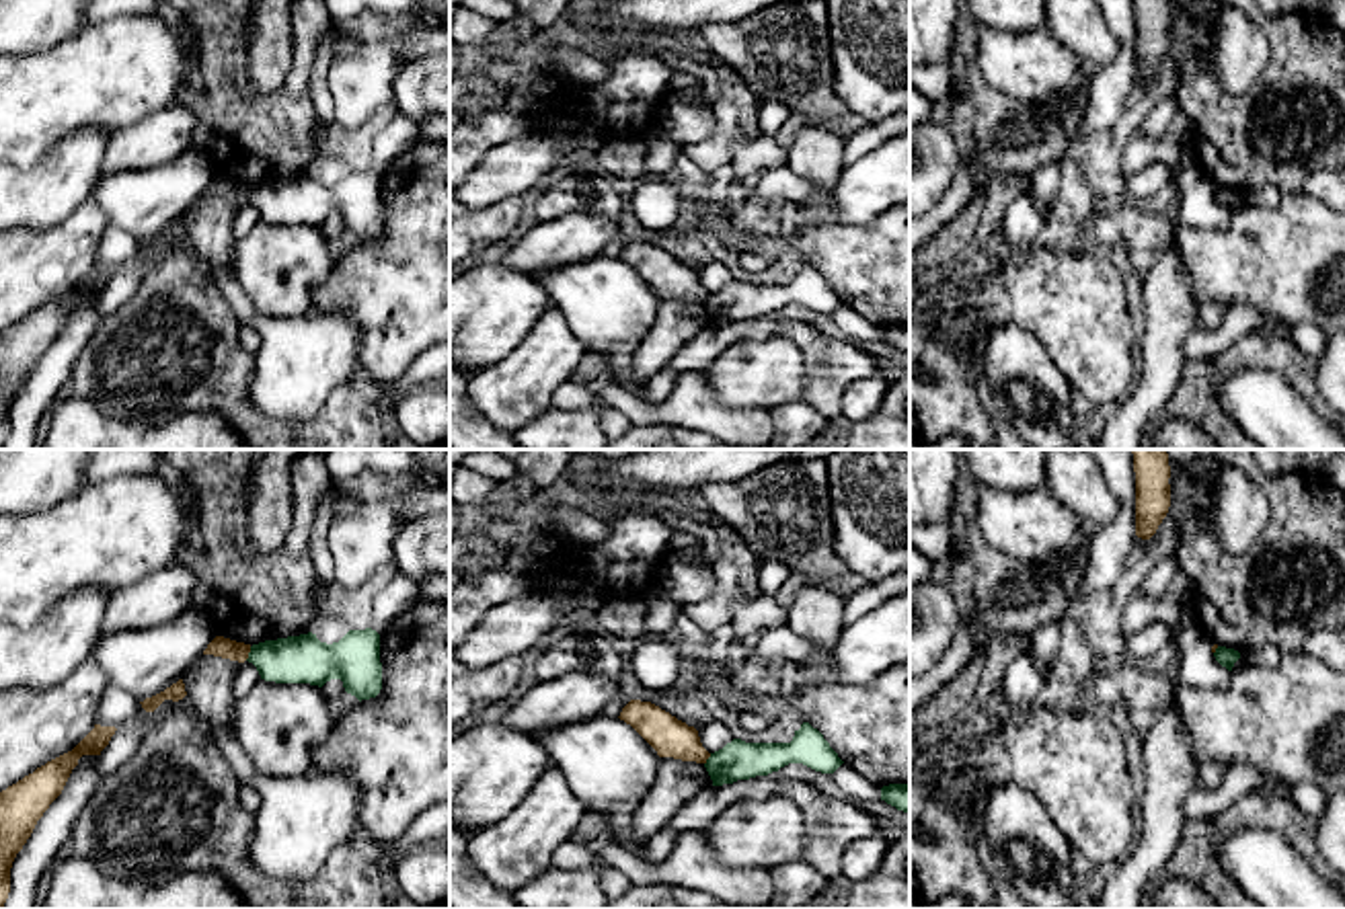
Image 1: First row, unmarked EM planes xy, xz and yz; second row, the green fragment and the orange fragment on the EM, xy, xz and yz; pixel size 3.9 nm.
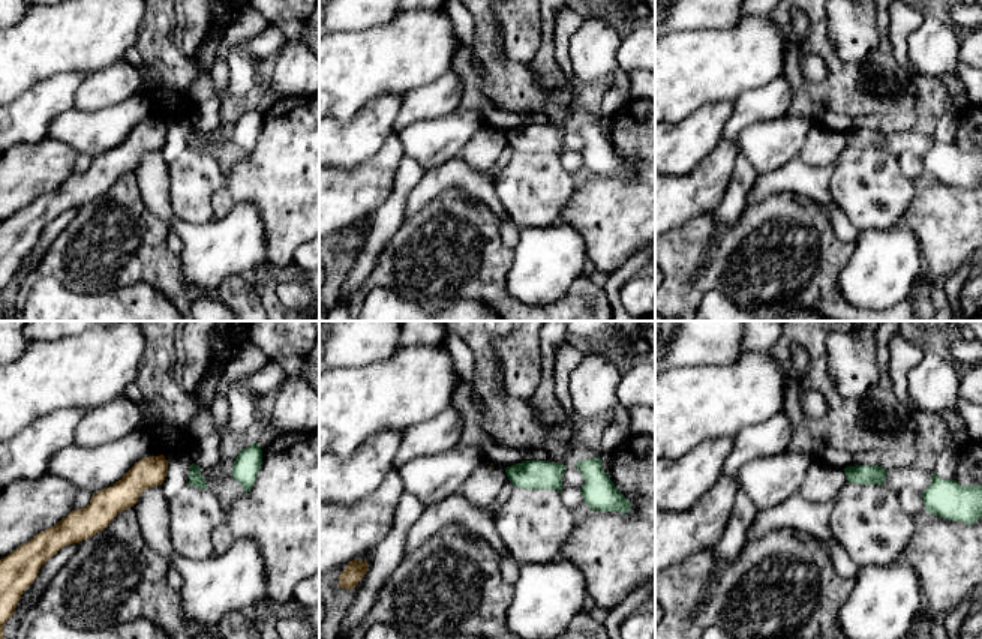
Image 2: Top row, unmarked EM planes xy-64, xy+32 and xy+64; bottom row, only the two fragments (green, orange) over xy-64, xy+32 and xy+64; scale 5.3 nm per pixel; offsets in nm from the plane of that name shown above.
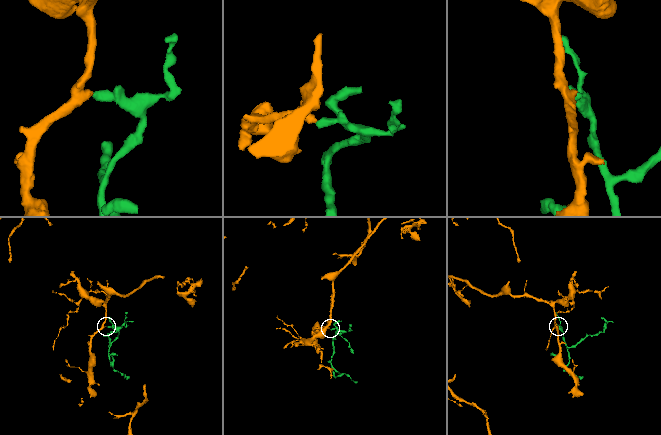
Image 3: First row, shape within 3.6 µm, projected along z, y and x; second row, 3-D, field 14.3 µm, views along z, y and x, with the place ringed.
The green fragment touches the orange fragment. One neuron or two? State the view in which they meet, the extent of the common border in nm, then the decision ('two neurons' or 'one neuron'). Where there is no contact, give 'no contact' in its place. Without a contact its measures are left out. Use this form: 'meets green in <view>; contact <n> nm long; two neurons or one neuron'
meets green in xy; contact 60 nm long; two neurons

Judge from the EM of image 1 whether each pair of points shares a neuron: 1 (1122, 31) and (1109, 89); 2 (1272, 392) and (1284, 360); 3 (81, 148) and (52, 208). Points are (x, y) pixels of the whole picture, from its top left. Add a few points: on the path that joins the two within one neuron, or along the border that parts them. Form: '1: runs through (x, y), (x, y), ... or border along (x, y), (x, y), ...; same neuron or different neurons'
1: runs through (1126, 46), (1126, 62), (1120, 74); same neuron
2: border along (1228, 374), (1239, 370), (1274, 370), (1313, 407); different neurons
3: runs through (74, 163), (52, 193); same neuron

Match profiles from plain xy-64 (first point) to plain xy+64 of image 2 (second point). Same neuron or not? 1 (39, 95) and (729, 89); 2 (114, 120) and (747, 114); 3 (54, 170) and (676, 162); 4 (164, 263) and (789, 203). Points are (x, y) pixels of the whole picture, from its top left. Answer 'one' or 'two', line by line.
1: two
2: two
3: two
4: one

